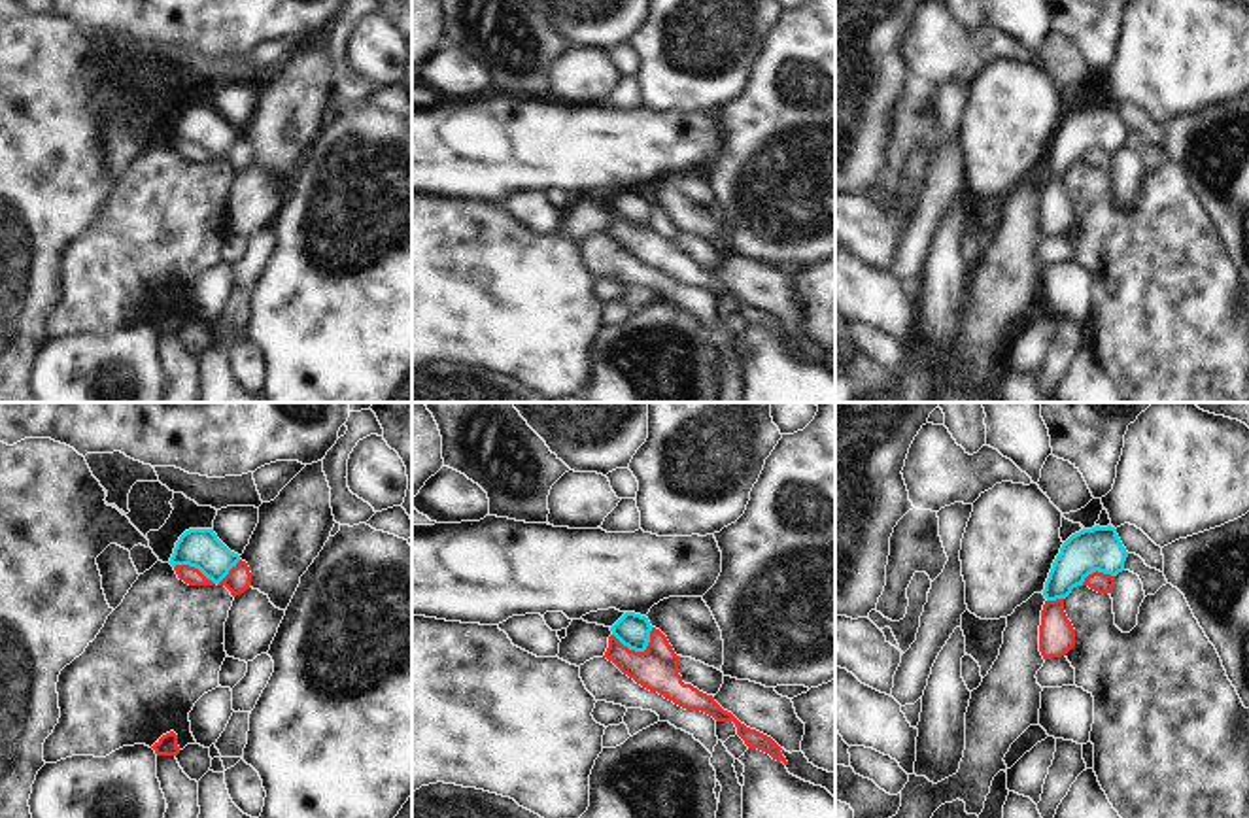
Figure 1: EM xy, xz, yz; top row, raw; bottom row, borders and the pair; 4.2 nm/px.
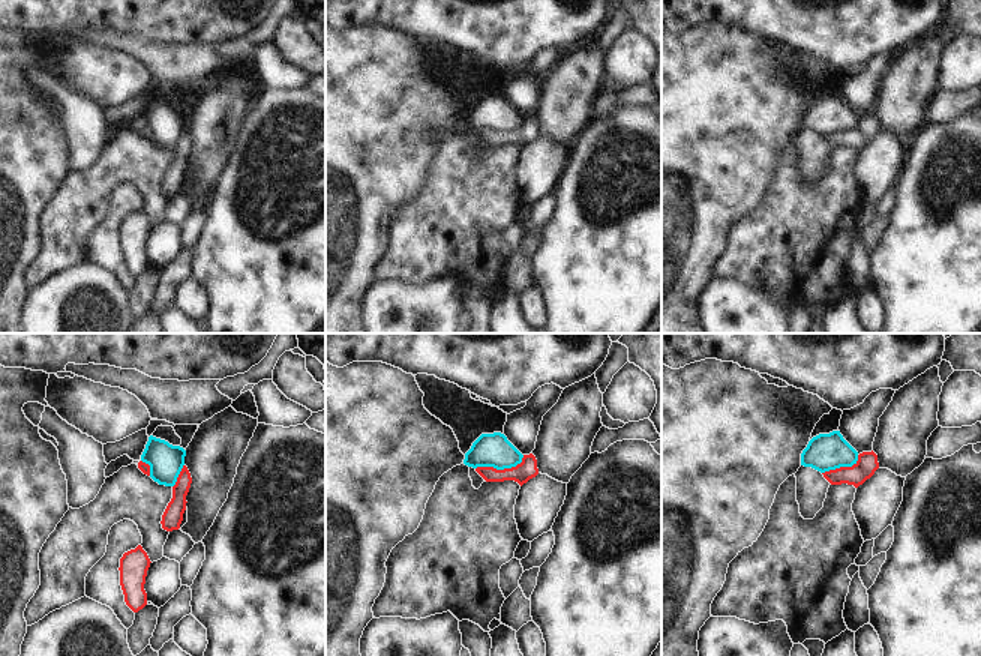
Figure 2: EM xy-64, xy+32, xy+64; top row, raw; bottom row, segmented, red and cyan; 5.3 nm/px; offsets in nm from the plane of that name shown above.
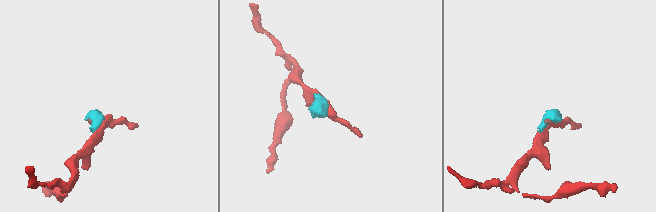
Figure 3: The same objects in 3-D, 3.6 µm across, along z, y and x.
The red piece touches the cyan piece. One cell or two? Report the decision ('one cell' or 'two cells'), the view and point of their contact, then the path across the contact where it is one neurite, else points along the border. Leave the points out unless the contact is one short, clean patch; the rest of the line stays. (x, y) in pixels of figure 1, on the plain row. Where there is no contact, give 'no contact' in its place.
two cells | xz (639, 229) | along xz (652, 204), (650, 218), (643, 227), (630, 227), (613, 210)

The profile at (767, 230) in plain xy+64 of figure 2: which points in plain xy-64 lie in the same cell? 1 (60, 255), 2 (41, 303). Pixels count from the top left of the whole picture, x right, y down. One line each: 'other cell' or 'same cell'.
1: same cell
2: other cell

